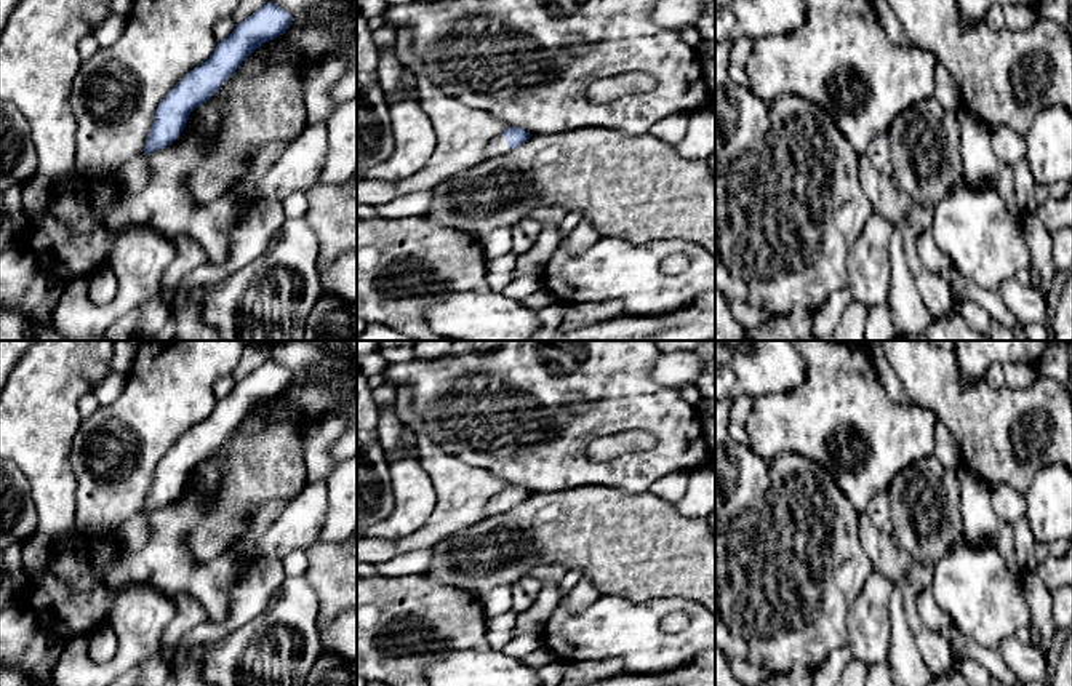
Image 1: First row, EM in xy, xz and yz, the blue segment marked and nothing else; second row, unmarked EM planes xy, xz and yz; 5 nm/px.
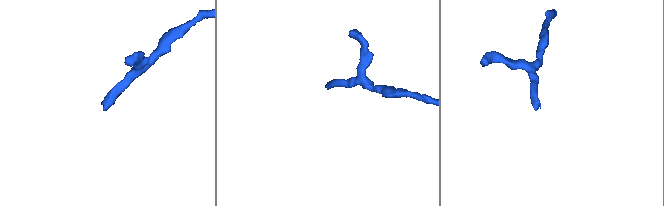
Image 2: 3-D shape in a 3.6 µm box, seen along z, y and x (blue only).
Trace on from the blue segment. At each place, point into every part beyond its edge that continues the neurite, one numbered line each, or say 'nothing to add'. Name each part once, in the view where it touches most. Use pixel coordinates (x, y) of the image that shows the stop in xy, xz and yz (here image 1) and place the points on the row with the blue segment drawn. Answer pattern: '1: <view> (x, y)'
1: xz (498, 146)

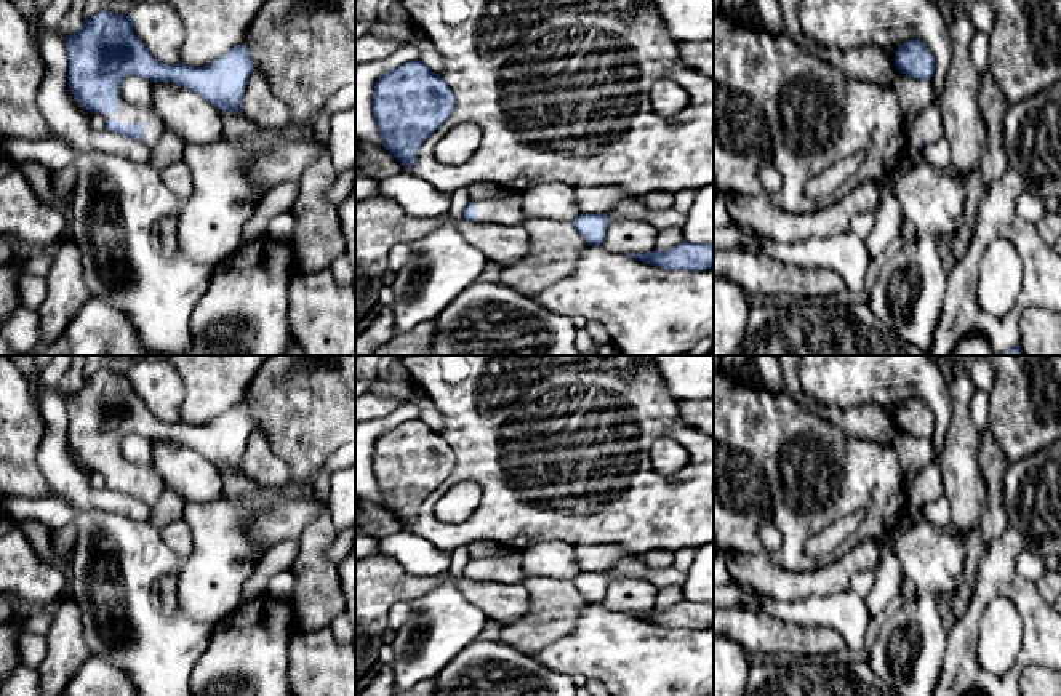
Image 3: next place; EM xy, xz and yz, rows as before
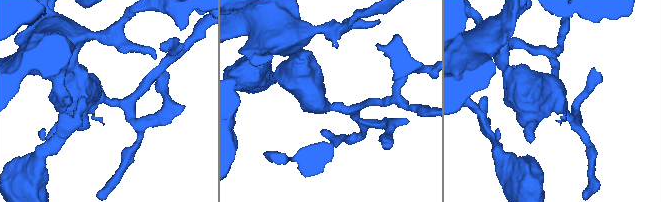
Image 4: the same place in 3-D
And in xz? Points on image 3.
1: xz (503, 208)

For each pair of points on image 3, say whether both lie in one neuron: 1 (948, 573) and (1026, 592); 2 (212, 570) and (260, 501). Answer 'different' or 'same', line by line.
1: different
2: same

